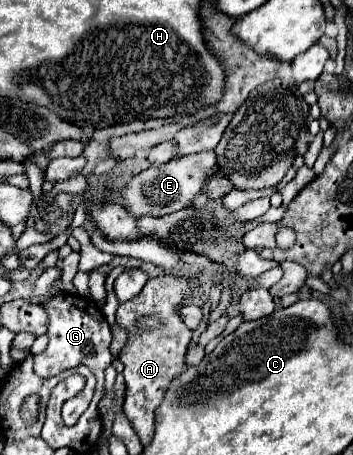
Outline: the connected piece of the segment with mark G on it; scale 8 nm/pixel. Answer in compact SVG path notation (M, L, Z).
M53 265L53 267L47 267L35 279L35 285L33 285L33 299L37 299L37 303L41 303L49 315L49 331L47 331L49 345L43 353L35 355L35 375L47 379L65 369L87 365L97 377L97 391L95 391L95 401L91 409L91 417L95 417L97 403L103 397L103 371L113 359L110 351L111 329L103 313L95 307L95 303L89 297L79 297L65 291L51 291L57 279L59 279L59 269Z

